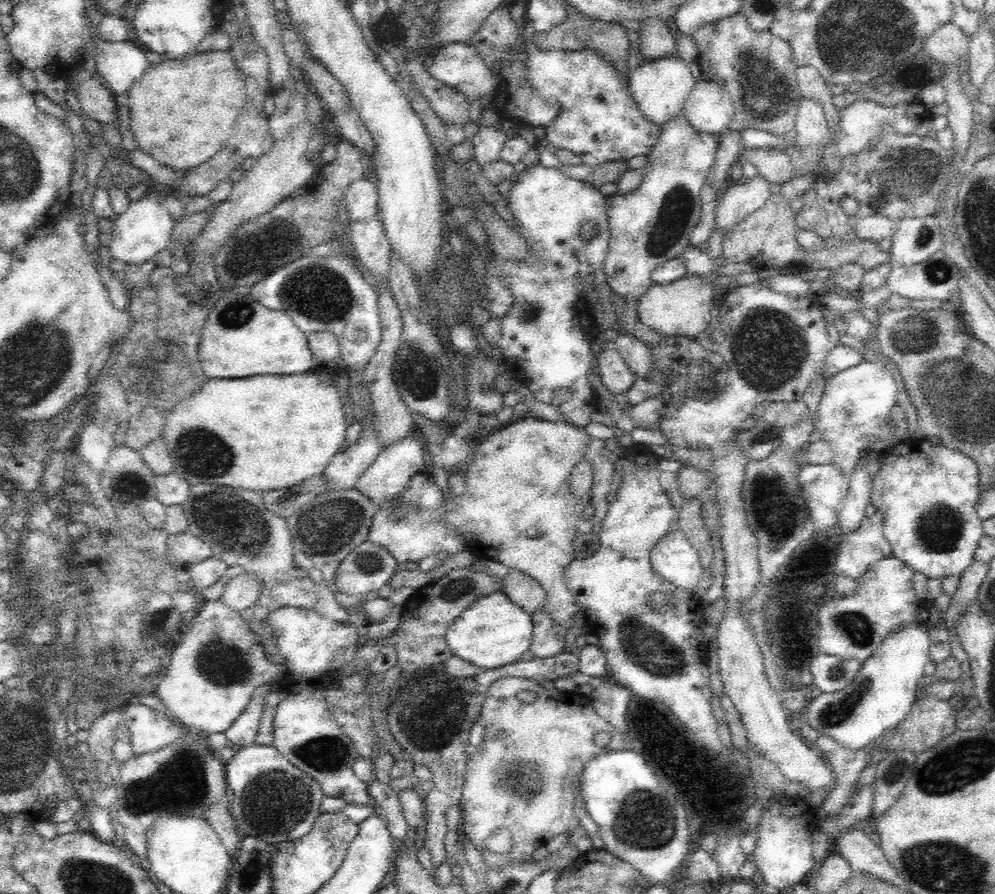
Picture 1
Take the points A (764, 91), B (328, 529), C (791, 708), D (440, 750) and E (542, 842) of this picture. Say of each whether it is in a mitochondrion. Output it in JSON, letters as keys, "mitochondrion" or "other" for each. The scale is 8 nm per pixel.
{"A":"mitochondrion","B":"mitochondrion","C":"other","D":"other","E":"other"}

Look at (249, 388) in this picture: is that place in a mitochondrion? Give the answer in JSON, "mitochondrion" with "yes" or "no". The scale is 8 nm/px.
{"mitochondrion":"no"}

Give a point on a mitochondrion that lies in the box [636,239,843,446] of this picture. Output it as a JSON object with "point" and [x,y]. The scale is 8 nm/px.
{"point":[770,349]}

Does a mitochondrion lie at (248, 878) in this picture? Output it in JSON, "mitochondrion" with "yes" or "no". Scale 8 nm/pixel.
{"mitochondrion":"no"}

